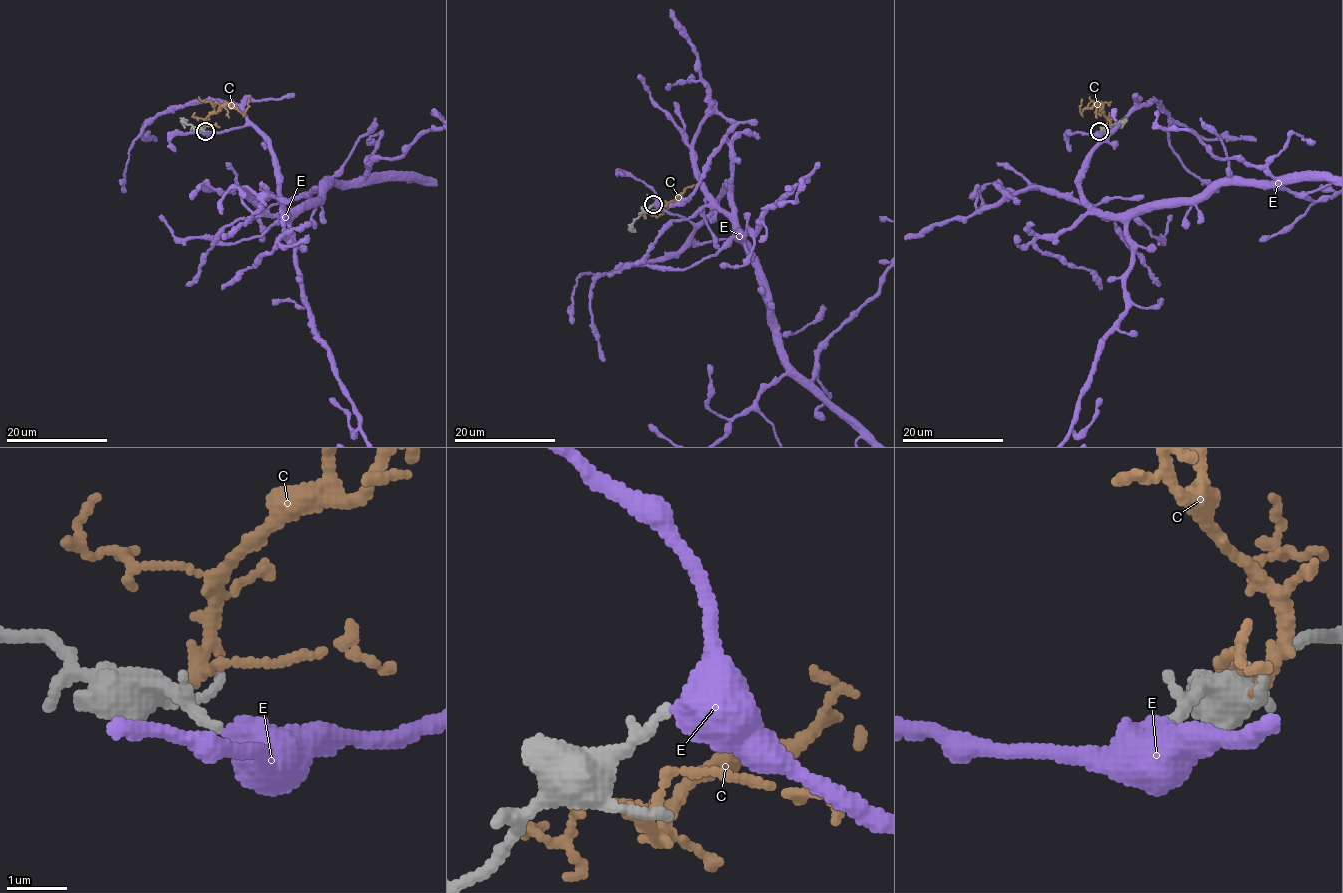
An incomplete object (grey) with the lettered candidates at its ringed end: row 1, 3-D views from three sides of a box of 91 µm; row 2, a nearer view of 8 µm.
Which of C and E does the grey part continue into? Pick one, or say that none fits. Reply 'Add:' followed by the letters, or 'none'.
Add: none

